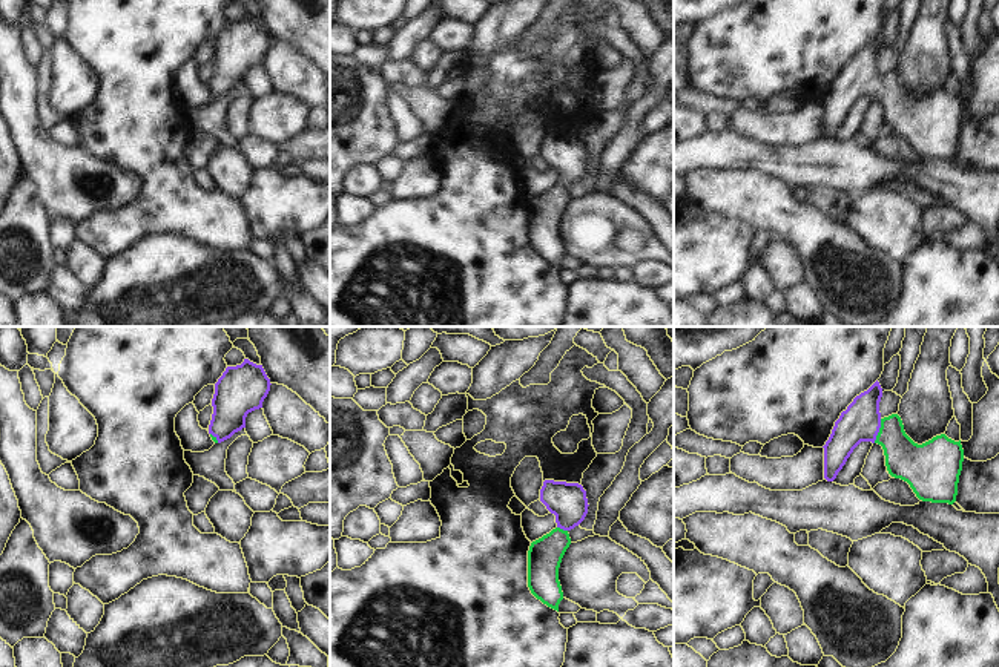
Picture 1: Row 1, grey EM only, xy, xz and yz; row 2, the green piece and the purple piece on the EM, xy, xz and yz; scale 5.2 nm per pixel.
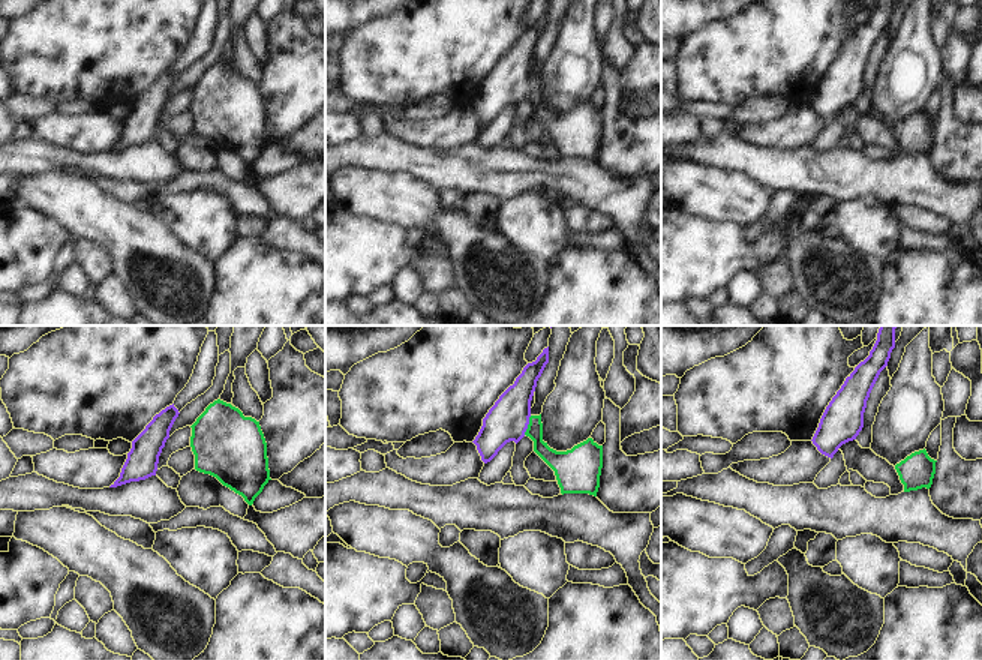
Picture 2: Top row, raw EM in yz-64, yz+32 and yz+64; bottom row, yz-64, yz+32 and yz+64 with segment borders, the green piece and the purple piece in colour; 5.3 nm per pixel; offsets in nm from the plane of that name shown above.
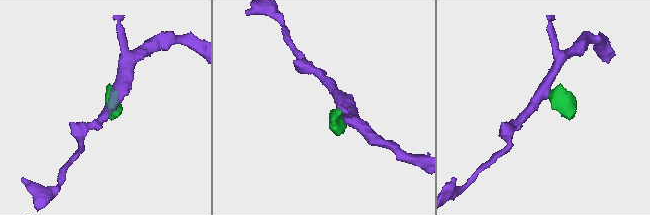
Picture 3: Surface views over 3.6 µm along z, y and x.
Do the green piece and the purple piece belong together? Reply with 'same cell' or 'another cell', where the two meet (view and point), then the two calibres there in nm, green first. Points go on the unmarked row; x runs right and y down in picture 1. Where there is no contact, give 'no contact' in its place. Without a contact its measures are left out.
same cell | yz (880, 88) | 220/200 nm

